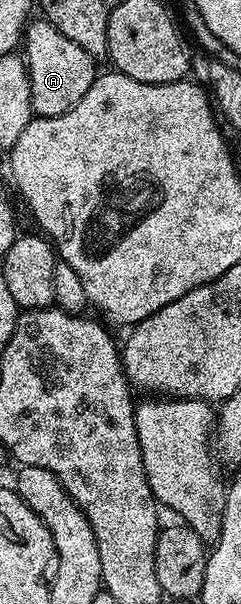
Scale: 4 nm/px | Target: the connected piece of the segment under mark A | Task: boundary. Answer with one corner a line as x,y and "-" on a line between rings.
43,17
34,18
26,23
23,34
23,58
29,67
31,83
31,105
34,116
55,117
71,109
91,89
94,79
99,74
94,56
83,53
75,41
63,37
55,25
51,25

